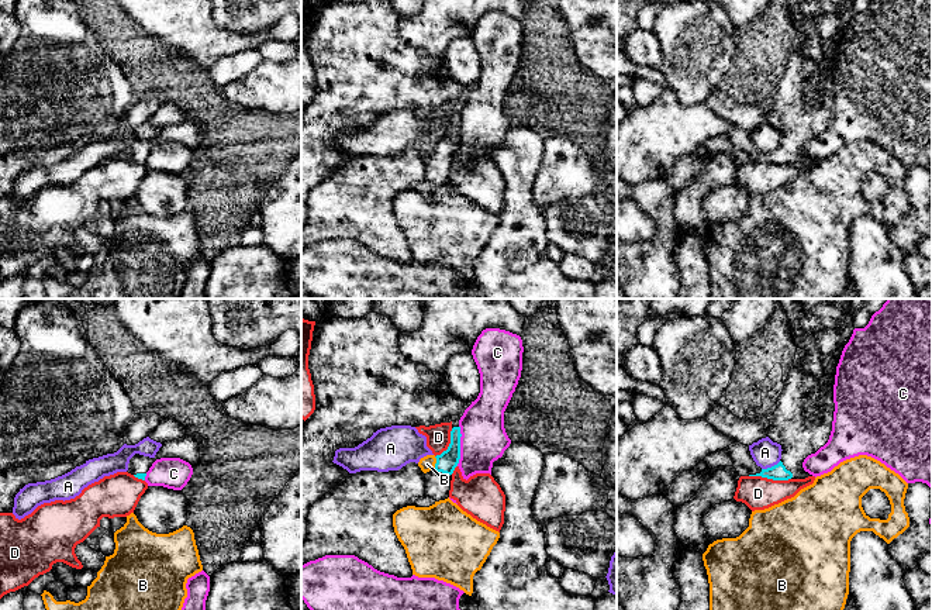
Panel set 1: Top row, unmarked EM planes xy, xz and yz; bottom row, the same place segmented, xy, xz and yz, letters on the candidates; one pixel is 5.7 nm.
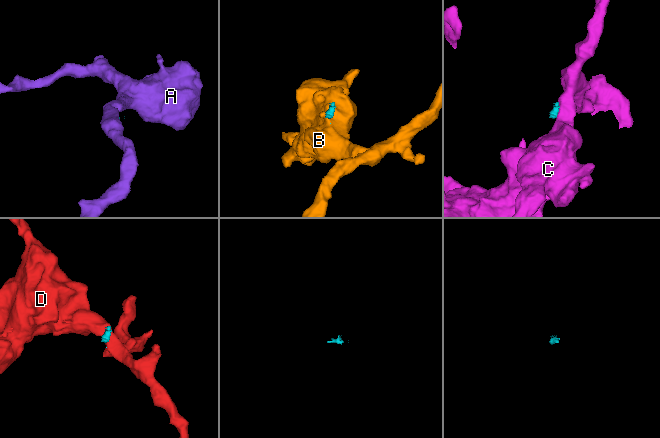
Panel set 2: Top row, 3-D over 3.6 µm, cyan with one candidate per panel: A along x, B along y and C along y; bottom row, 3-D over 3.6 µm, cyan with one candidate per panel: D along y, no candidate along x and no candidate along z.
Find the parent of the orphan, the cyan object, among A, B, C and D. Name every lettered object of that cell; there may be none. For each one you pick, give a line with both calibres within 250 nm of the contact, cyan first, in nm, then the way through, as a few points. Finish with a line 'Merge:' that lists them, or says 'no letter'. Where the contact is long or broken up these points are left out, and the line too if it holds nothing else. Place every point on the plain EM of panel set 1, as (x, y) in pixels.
Merge: no letter

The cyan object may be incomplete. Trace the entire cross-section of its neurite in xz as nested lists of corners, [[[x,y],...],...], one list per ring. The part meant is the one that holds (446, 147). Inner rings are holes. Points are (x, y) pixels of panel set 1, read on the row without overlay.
[[[459,104],[452,106],[451,128],[446,135],[436,139],[435,152],[425,158],[425,179],[415,185],[415,192],[429,192],[449,182],[451,165],[460,144]]]

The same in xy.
[[[135,138],[130,144],[127,156],[134,159],[138,163],[145,165],[146,156],[149,155],[149,152],[152,151],[153,147],[155,147],[153,142]]]

